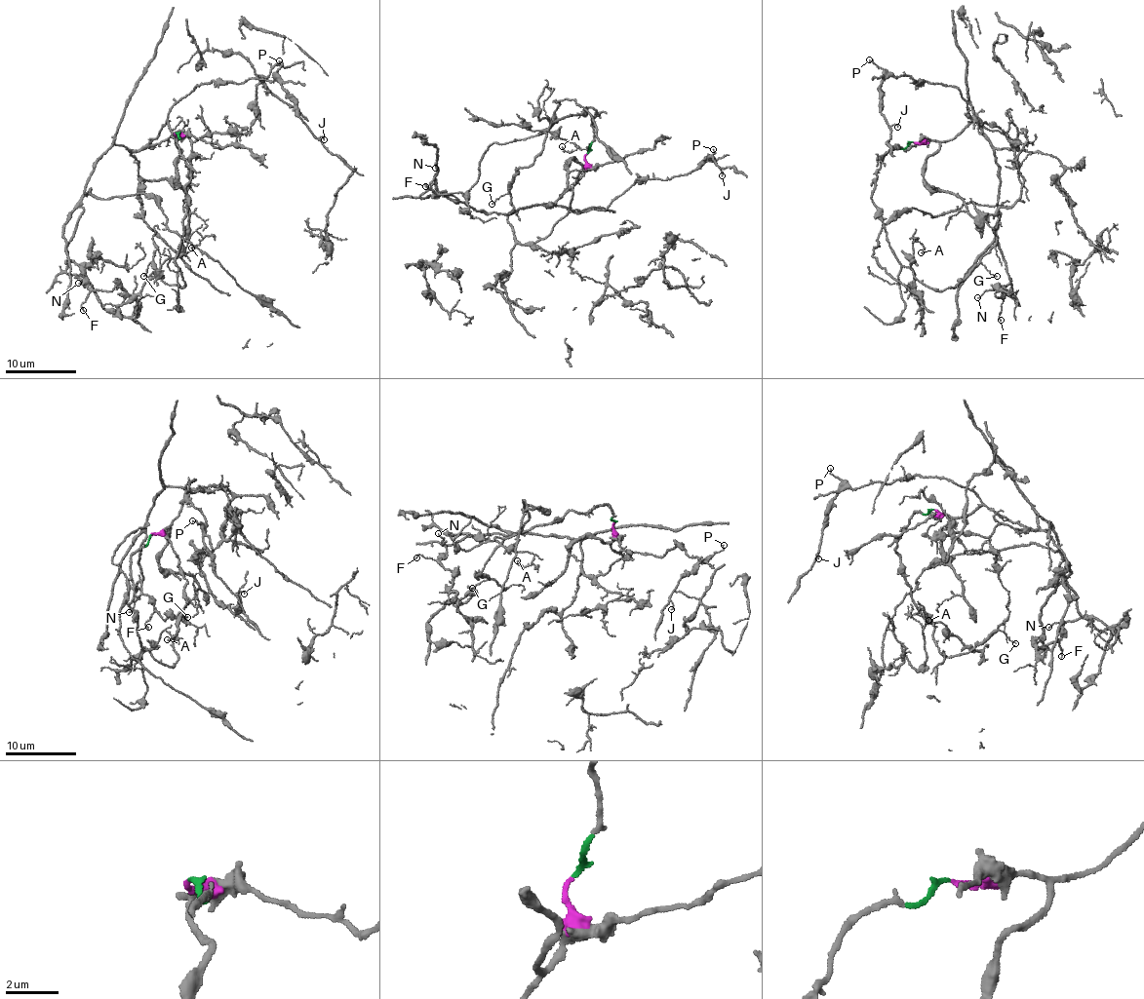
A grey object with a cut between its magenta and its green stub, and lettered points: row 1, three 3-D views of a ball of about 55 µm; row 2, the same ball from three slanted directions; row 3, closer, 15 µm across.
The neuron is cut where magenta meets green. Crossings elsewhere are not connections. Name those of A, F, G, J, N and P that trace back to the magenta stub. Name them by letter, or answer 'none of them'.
F, J, N, P

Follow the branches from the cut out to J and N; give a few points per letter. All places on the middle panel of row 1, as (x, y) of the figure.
J: (586, 155), (570, 211), (606, 209), (633, 182), (690, 173), (706, 156), (721, 175)
N: (586, 155), (568, 214), (547, 236), (522, 245), (502, 213), (451, 194), (420, 196), (435, 168)

